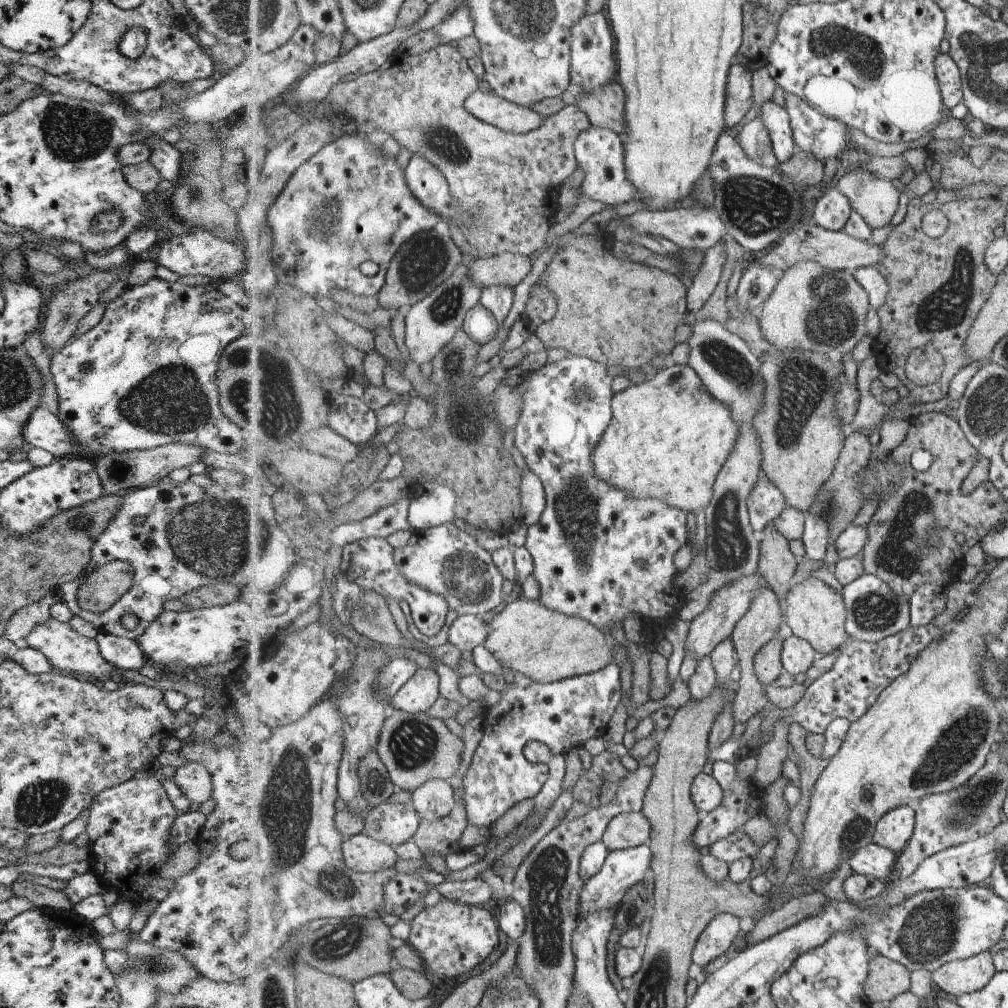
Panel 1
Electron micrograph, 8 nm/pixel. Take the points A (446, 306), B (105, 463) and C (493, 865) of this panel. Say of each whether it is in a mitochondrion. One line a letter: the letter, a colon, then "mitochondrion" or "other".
A: mitochondrion
B: other
C: other

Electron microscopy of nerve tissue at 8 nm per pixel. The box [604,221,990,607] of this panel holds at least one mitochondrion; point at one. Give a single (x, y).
(801, 384)

